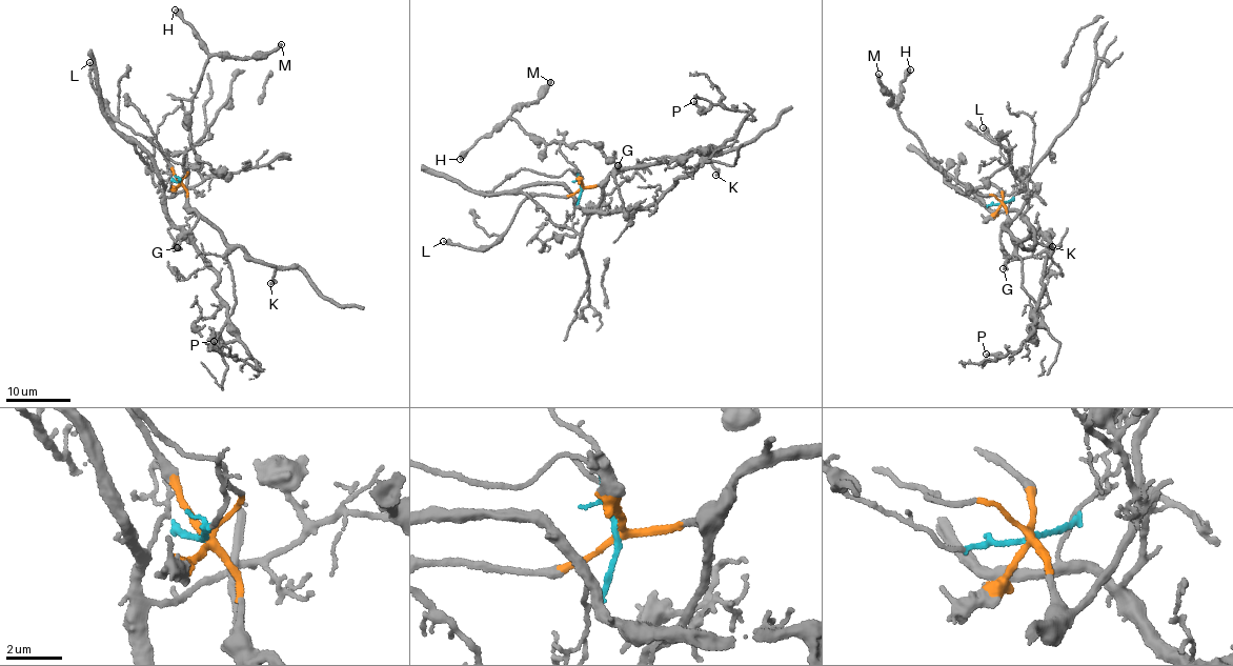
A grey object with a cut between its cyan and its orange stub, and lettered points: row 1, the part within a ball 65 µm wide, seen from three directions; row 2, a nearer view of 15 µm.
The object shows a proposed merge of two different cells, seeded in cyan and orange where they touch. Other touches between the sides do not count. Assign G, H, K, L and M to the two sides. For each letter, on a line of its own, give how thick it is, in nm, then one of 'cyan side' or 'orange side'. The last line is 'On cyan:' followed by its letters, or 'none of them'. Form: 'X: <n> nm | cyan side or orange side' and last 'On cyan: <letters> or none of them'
G: 140 nm | orange side
H: 480 nm | cyan side
K: 240 nm | orange side
L: 320 nm | orange side
M: 320 nm | cyan side
On cyan: H, M

